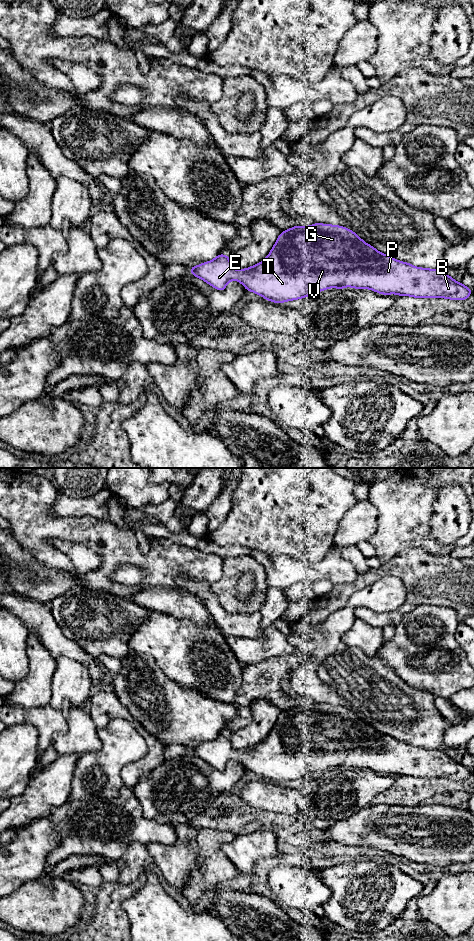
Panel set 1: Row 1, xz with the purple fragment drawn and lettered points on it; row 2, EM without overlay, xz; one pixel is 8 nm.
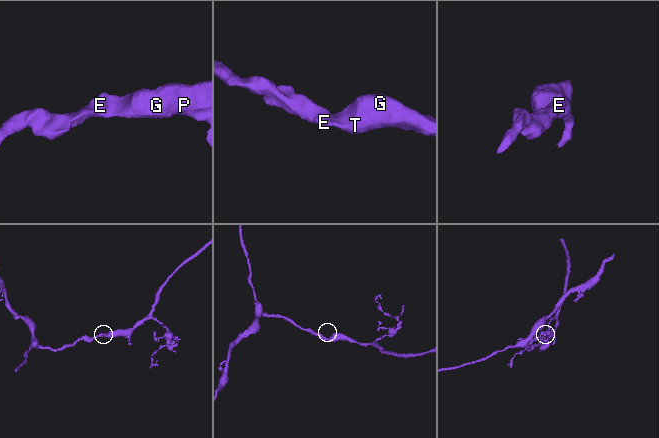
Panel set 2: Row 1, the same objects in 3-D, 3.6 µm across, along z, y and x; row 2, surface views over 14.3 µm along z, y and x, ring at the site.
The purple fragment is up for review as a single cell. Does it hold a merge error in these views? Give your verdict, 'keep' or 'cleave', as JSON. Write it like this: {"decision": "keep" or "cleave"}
{"decision": "keep"}

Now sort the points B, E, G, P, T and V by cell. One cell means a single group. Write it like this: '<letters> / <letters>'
B E G P T V

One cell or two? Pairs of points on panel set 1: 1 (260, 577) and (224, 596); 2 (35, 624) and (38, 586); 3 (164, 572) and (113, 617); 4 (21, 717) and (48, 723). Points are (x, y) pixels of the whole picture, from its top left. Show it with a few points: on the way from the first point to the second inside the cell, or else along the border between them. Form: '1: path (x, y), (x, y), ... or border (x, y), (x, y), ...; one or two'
1: path (249, 568), (240, 568), (229, 579), (227, 584); one
2: border (15, 593), (49, 604); two
3: border (101, 591), (124, 597); two
4: path (28, 717), (41, 718); one

